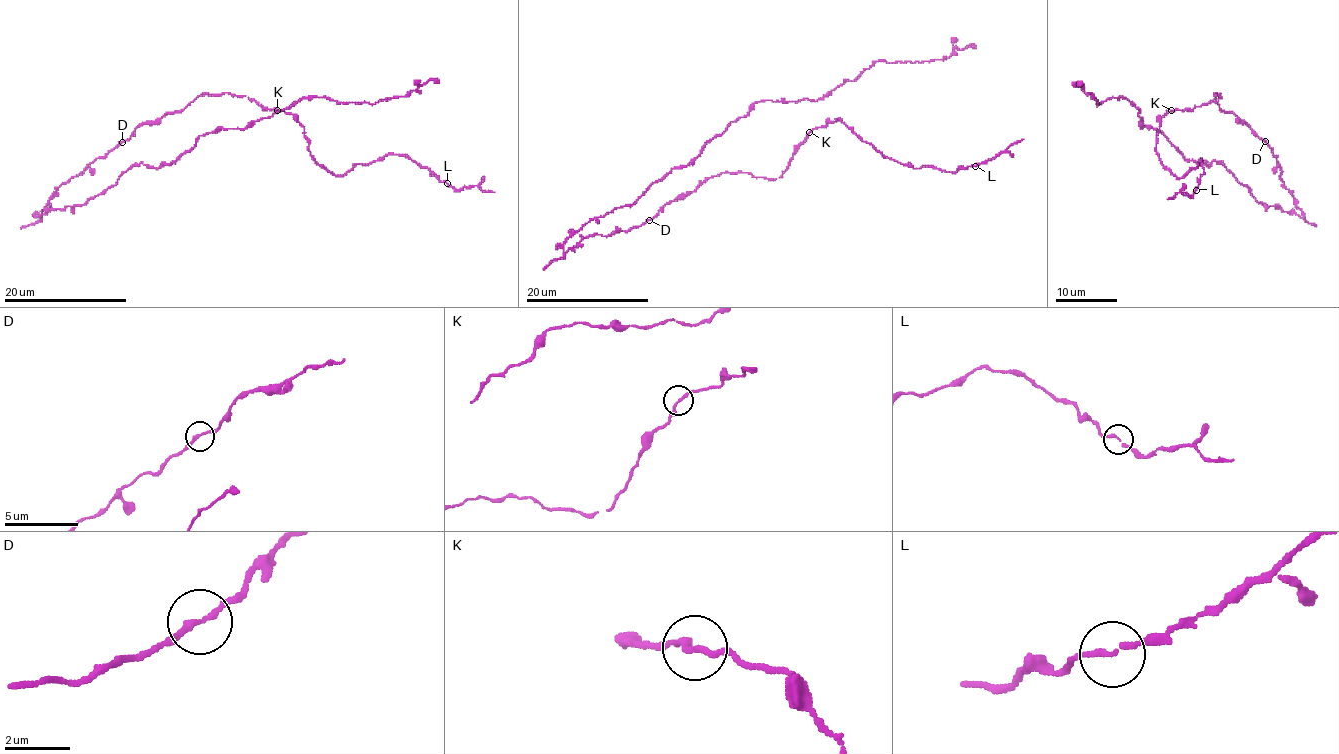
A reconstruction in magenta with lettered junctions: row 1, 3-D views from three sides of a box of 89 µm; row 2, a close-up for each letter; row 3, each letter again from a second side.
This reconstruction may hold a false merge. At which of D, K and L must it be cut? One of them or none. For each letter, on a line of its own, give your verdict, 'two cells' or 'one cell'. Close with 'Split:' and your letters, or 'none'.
D: one cell
K: one cell
L: one cell
Split: none

